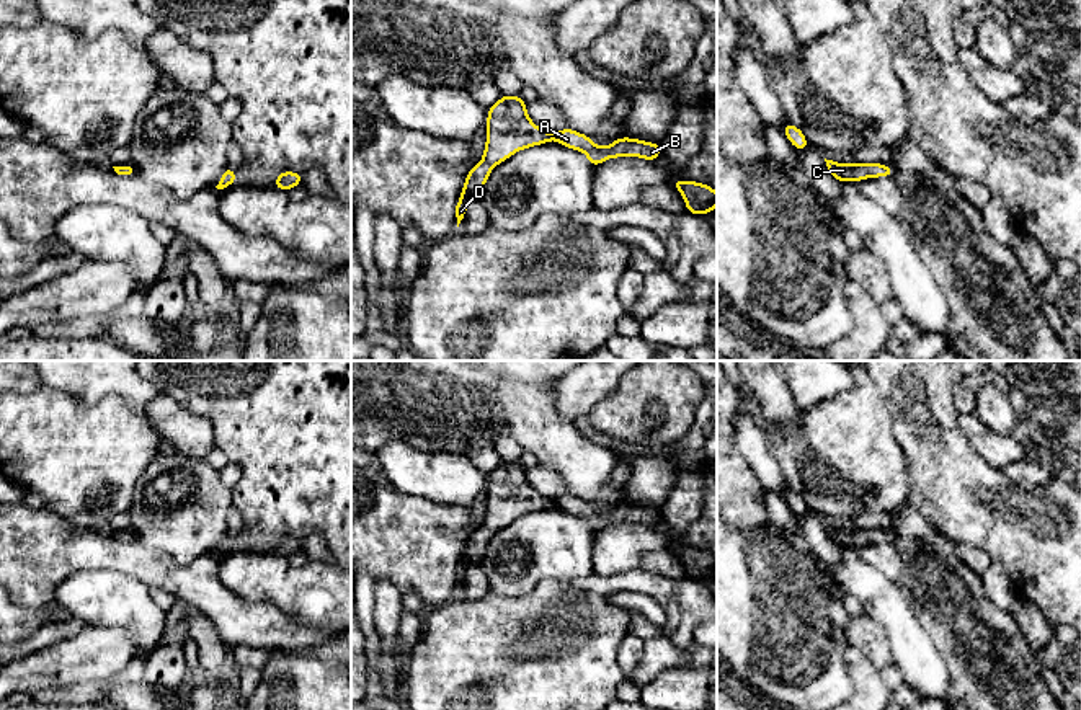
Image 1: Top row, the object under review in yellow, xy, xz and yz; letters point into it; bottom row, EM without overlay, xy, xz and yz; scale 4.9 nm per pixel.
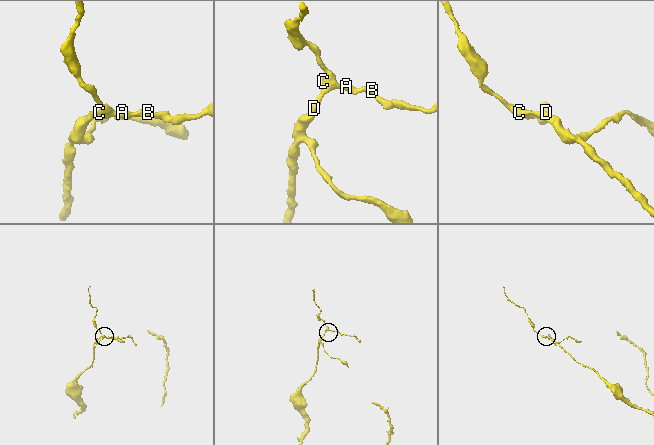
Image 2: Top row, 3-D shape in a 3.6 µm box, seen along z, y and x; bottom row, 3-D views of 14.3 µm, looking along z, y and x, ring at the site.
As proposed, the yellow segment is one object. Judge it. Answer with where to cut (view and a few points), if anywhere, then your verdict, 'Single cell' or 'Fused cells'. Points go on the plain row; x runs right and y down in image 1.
No split. Single cell

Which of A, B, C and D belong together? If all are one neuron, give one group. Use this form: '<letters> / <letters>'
A B C D

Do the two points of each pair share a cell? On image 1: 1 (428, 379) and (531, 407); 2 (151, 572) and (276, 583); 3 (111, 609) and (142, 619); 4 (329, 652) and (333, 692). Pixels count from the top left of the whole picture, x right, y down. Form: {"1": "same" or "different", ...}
{"1": "different", "2": "different", "3": "same", "4": "different"}

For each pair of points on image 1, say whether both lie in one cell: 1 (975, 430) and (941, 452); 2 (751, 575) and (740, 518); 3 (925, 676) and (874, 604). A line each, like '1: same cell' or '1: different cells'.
1: different cells
2: different cells
3: same cell

